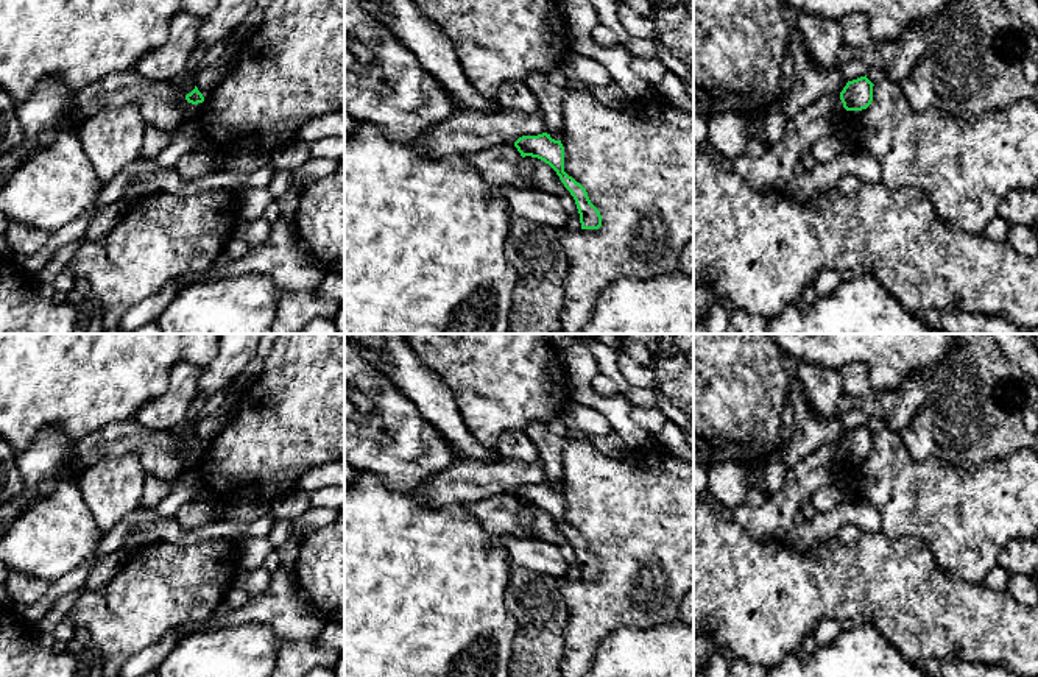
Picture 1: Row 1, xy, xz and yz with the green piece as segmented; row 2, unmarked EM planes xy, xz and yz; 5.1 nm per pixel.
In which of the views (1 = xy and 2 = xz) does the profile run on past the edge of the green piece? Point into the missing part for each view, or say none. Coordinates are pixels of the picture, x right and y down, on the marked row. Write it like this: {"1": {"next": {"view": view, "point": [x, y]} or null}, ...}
{"1": {"next": null}, "2": {"next": null}}

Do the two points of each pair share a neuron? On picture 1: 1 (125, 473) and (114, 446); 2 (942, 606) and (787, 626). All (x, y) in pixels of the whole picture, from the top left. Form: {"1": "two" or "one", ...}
{"1": "two", "2": "one"}

